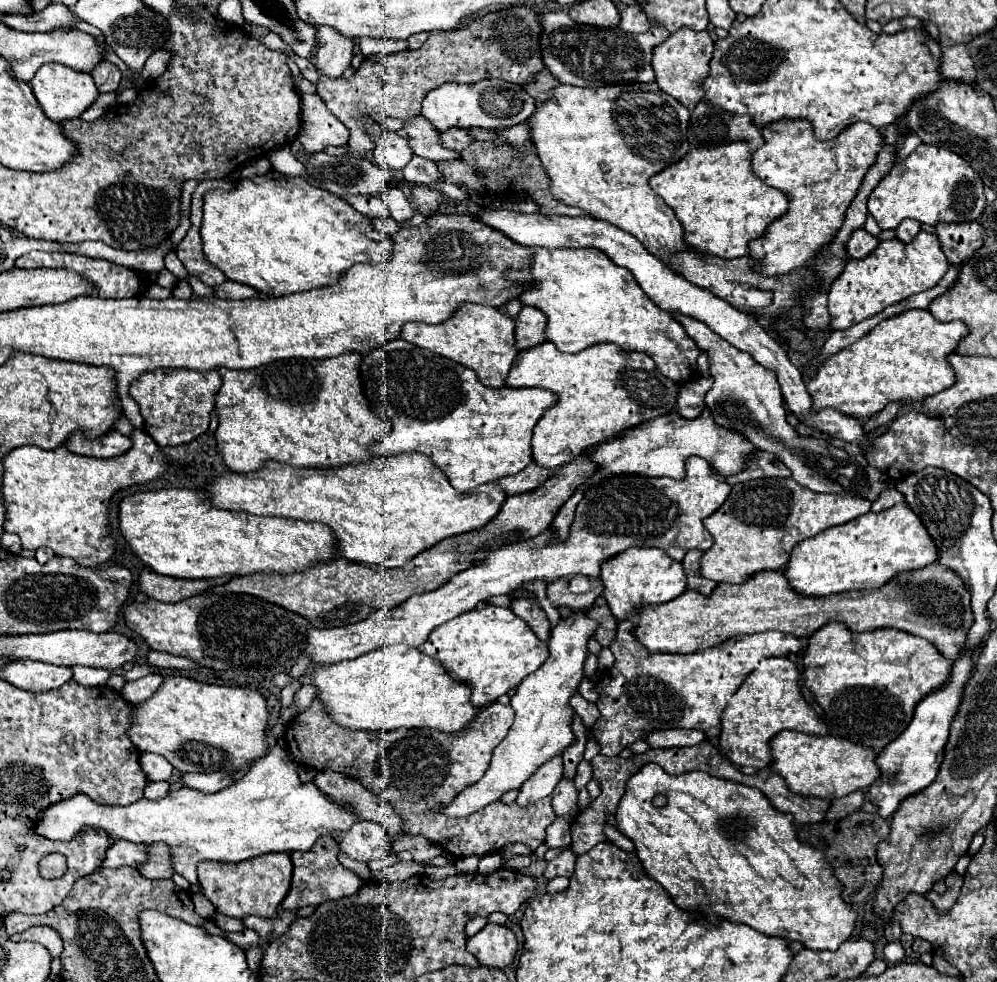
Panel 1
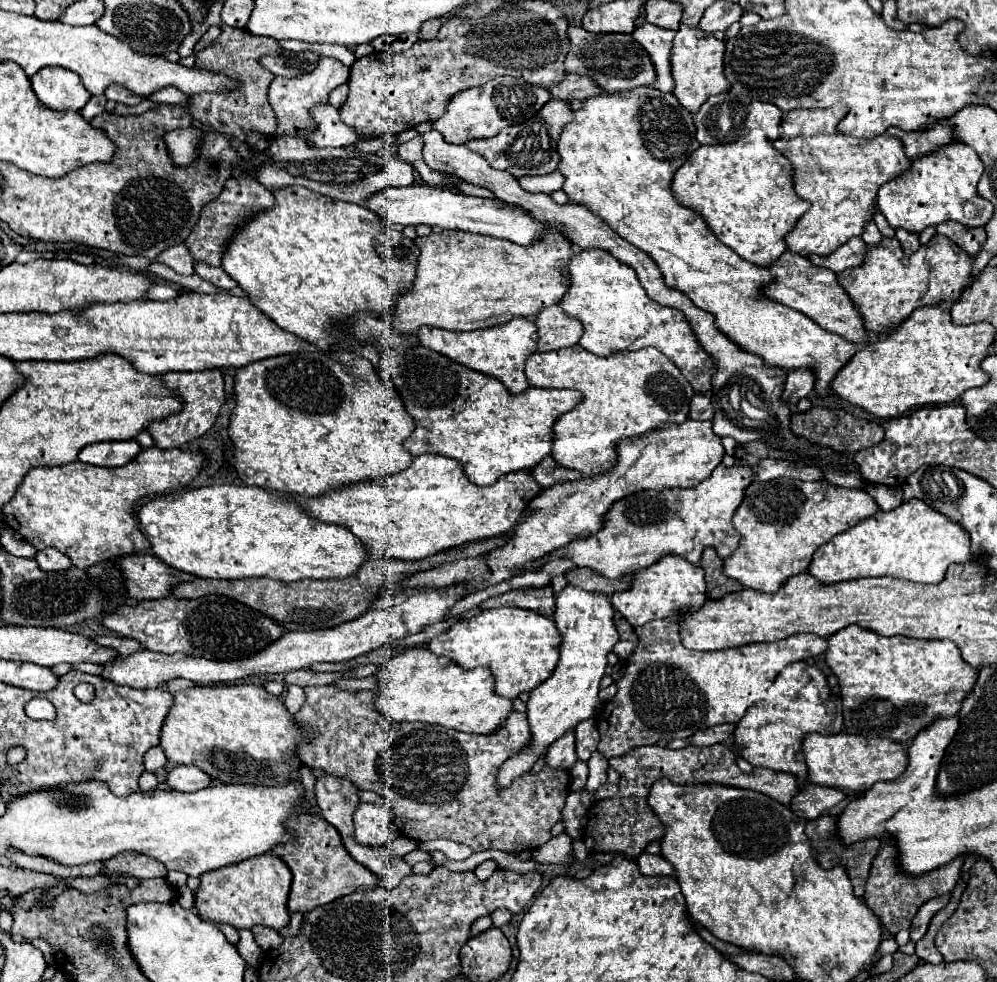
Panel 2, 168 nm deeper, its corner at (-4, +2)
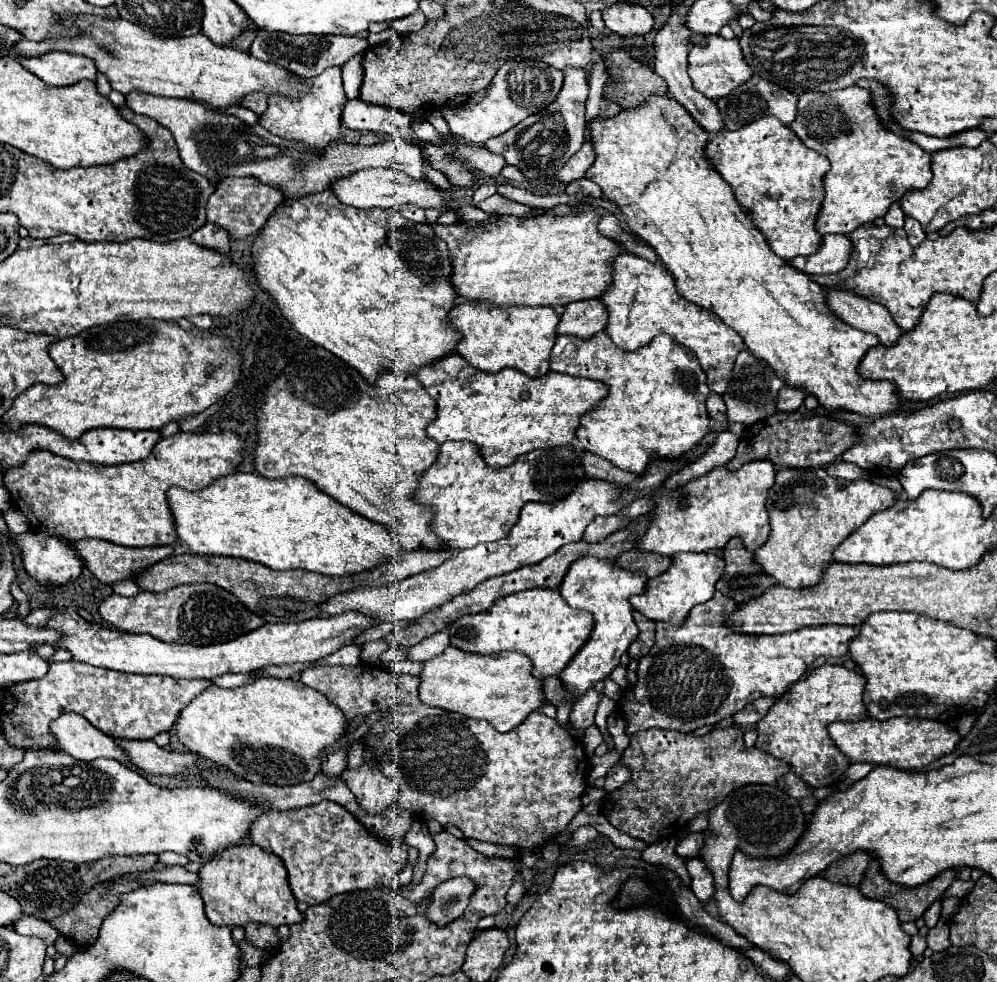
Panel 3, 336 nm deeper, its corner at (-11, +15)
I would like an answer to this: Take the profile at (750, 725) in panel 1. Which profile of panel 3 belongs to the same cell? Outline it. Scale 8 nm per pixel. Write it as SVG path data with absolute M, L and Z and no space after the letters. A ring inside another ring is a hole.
M826 663L810 669L808 677L790 685L790 689L780 695L768 713L756 723L756 747L786 761L792 771L814 789L836 785L850 761L836 749L828 737L826 725L832 721L858 721L868 717L862 703L864 683L862 675L842 665Z

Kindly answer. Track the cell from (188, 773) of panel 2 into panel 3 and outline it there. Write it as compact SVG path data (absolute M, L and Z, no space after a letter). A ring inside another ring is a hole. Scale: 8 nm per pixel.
M116 741L132 759L132 763L146 773L158 775L180 775L190 771L198 761L200 755L196 753L174 753L160 749L154 741Z

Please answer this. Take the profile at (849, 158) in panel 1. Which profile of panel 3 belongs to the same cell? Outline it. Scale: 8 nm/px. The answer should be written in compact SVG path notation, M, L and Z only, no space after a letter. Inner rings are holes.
M852 85L840 91L830 93L802 93L798 97L798 113L796 119L790 123L790 129L802 139L802 143L820 155L826 155L830 161L830 171L824 175L824 201L820 213L816 217L816 231L820 235L828 233L844 233L850 235L854 229L872 223L878 217L884 217L888 207L898 201L910 189L922 189L930 183L930 153L920 149L914 141L894 135L892 131L884 129L874 113L870 91Z

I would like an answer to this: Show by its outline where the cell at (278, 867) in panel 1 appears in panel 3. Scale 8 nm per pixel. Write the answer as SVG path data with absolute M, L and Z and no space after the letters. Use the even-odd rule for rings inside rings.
M234 845L224 849L212 861L204 863L198 875L206 917L214 925L246 927L248 923L268 923L280 927L294 925L304 919L304 913L298 911L296 899L290 891L282 859L258 845Z

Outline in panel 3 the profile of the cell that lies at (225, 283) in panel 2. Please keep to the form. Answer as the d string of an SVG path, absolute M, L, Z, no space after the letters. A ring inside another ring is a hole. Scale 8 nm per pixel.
M206 223L198 231L194 231L190 237L192 237L194 243L204 245L206 249L214 249L214 251L218 251L222 255L230 253L230 237L228 237L228 233L222 227Z

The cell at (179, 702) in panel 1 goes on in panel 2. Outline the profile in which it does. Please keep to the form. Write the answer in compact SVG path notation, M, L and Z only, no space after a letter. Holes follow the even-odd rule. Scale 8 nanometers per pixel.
M239 684L239 686L201 686L201 688L189 688L183 692L173 694L175 704L171 708L171 712L167 714L167 720L163 724L161 730L161 746L165 750L165 756L169 760L173 760L175 764L193 764L197 768L201 768L205 774L209 774L213 780L219 780L223 784L249 784L249 786L283 786L291 780L295 780L299 776L299 768L303 766L299 756L297 756L297 746L301 746L305 742L305 738L309 736L309 730L305 726L297 726L297 720L287 712L283 700L279 696L269 694L263 686L255 686L255 684Z

